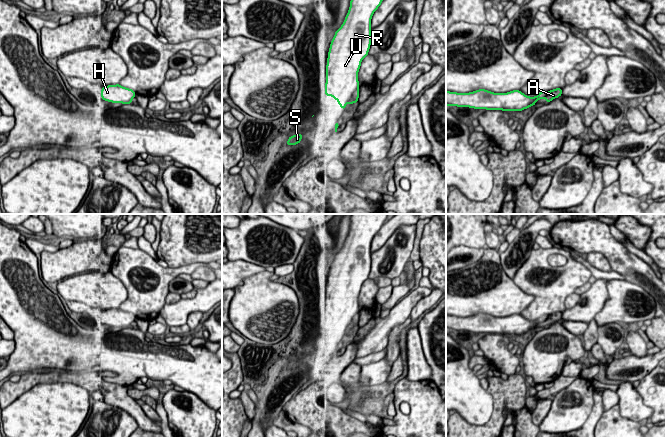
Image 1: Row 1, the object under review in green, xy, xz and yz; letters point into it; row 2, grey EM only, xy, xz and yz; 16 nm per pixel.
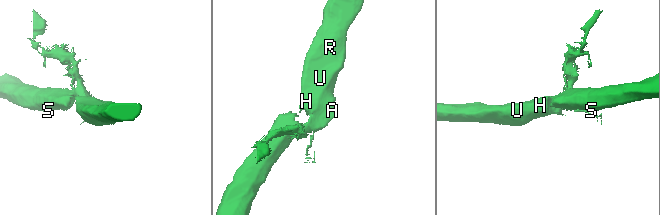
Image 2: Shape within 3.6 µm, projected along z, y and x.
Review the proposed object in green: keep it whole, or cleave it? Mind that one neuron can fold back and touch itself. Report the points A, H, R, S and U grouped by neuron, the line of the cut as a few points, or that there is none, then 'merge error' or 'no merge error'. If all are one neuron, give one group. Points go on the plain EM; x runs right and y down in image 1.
A H R S U; no cut; no merge error

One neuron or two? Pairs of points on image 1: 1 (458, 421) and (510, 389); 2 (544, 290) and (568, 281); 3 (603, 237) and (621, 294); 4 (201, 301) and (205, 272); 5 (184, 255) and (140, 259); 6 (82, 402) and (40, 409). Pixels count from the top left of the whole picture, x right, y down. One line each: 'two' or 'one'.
1: one
2: one
3: two
4: two
5: two
6: one

